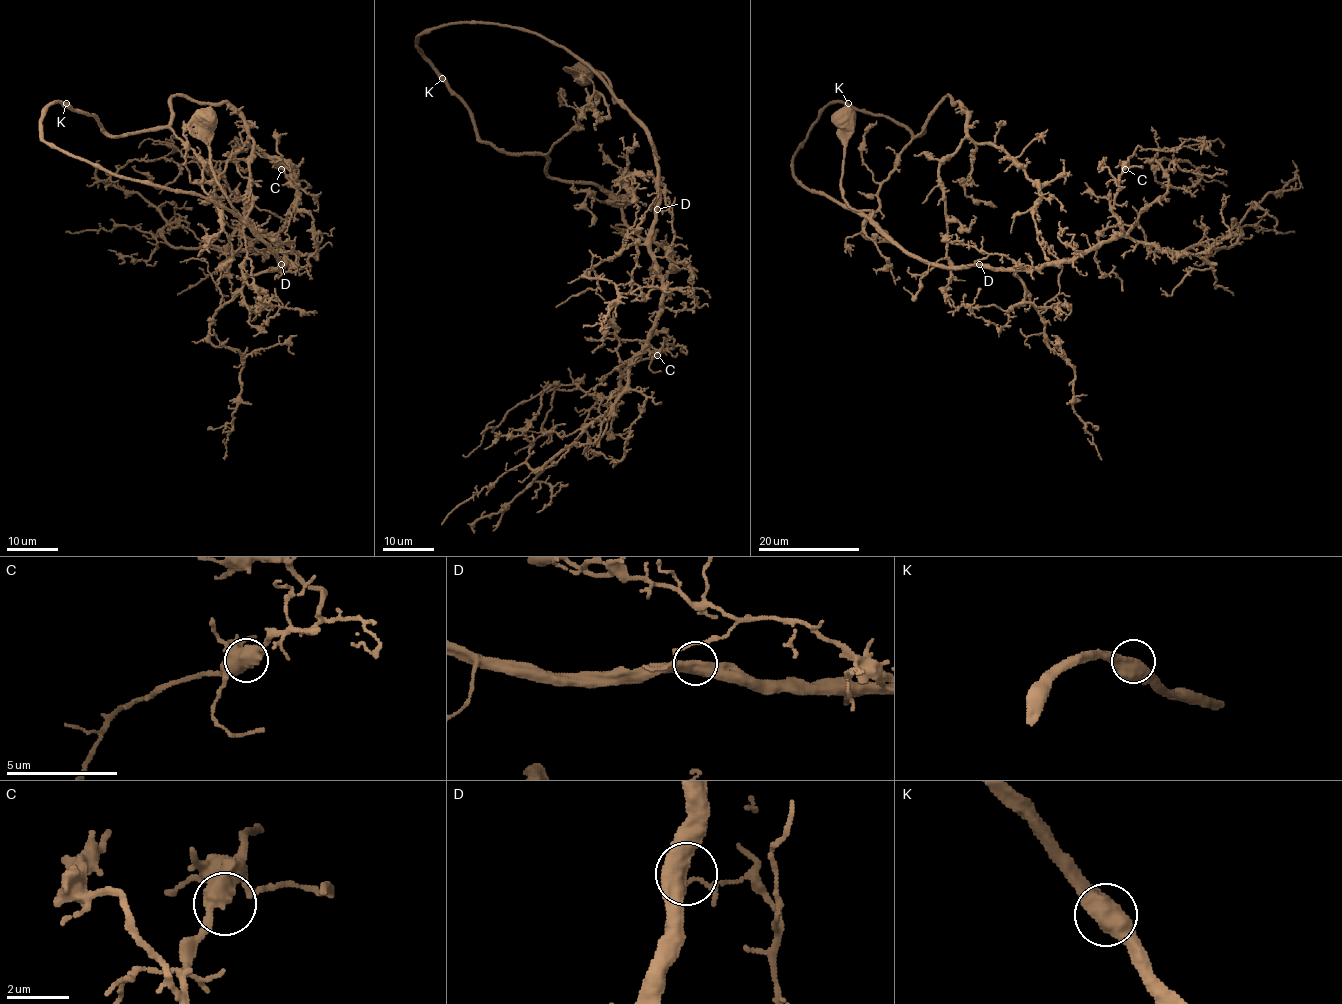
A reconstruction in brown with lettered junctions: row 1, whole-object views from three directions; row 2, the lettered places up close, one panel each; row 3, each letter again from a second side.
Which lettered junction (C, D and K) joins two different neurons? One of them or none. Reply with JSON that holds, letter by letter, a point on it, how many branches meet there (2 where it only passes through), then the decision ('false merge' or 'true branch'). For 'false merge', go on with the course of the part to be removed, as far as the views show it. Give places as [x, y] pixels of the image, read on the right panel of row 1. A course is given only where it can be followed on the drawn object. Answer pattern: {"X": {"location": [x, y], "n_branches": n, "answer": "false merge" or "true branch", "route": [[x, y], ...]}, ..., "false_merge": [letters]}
{"C": {"location": [1125, 169], "n_branches": 2, "answer": "true branch"}, "D": {"location": [979, 264], "n_branches": 2, "answer": "true branch"}, "K": {"location": [848, 103], "n_branches": 2, "answer": "true branch"}, "false_merge": []}

